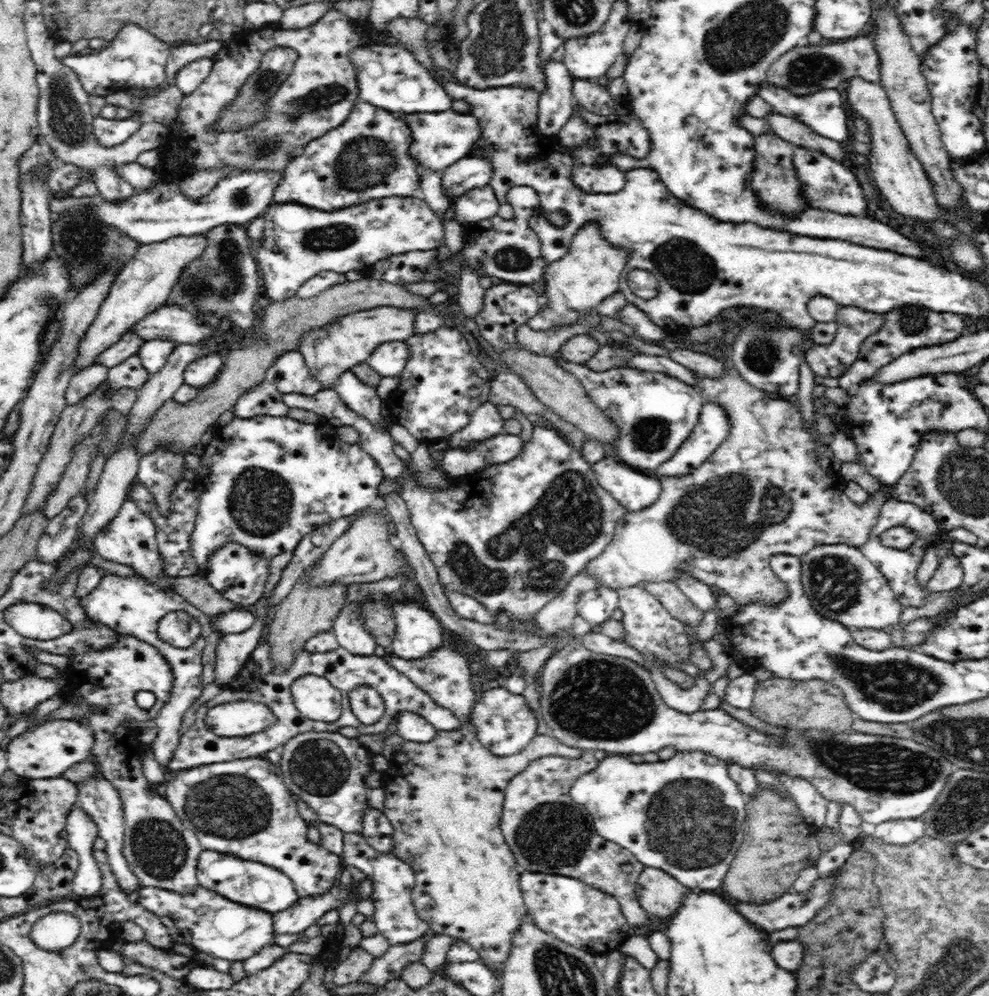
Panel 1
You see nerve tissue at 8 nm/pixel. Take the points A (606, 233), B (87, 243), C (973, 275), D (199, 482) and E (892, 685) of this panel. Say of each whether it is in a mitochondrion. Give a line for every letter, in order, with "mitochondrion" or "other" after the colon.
A: other
B: mitochondrion
C: other
D: other
E: mitochondrion

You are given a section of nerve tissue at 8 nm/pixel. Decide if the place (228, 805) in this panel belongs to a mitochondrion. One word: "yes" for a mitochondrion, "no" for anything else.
yes

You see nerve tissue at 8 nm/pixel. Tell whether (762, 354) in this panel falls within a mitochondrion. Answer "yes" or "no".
yes

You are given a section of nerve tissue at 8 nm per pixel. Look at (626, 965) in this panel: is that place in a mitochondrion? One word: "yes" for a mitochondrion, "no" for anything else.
no

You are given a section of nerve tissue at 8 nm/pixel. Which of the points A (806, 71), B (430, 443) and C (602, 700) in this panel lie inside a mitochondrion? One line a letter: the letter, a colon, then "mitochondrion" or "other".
A: mitochondrion
B: other
C: mitochondrion

